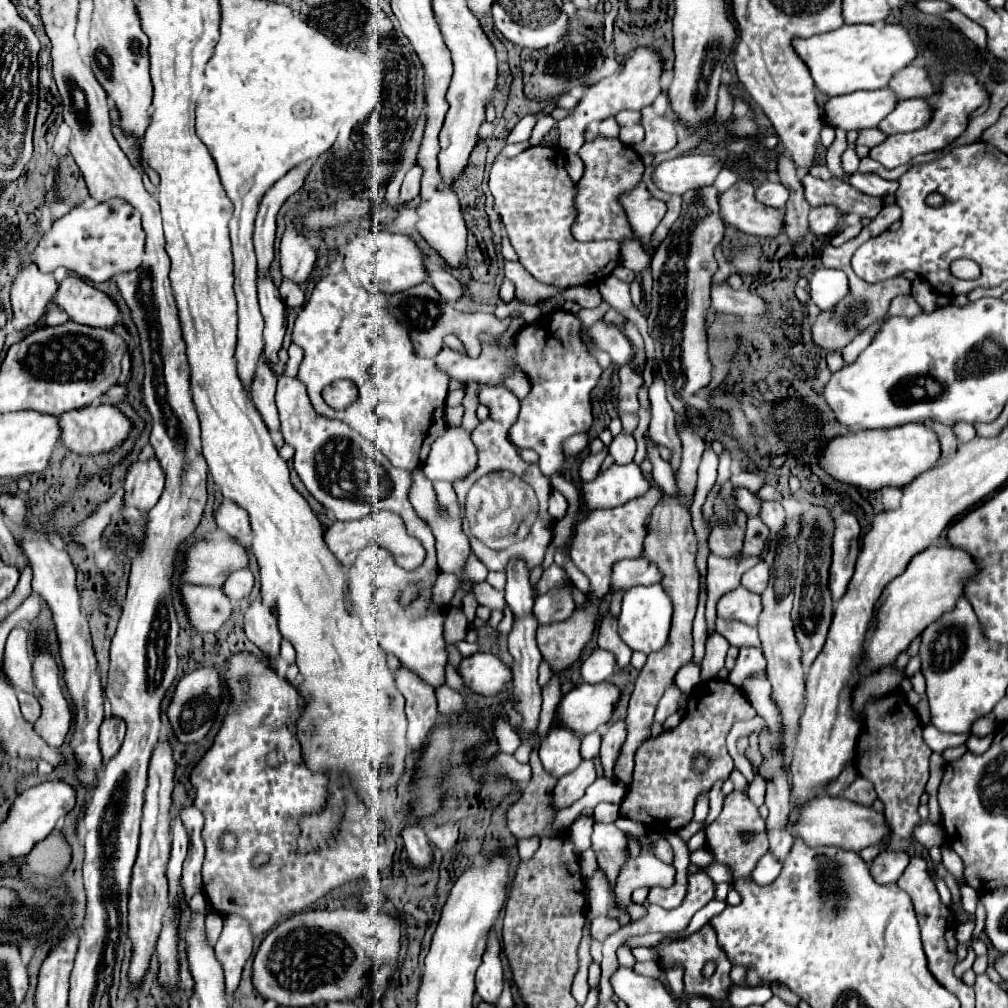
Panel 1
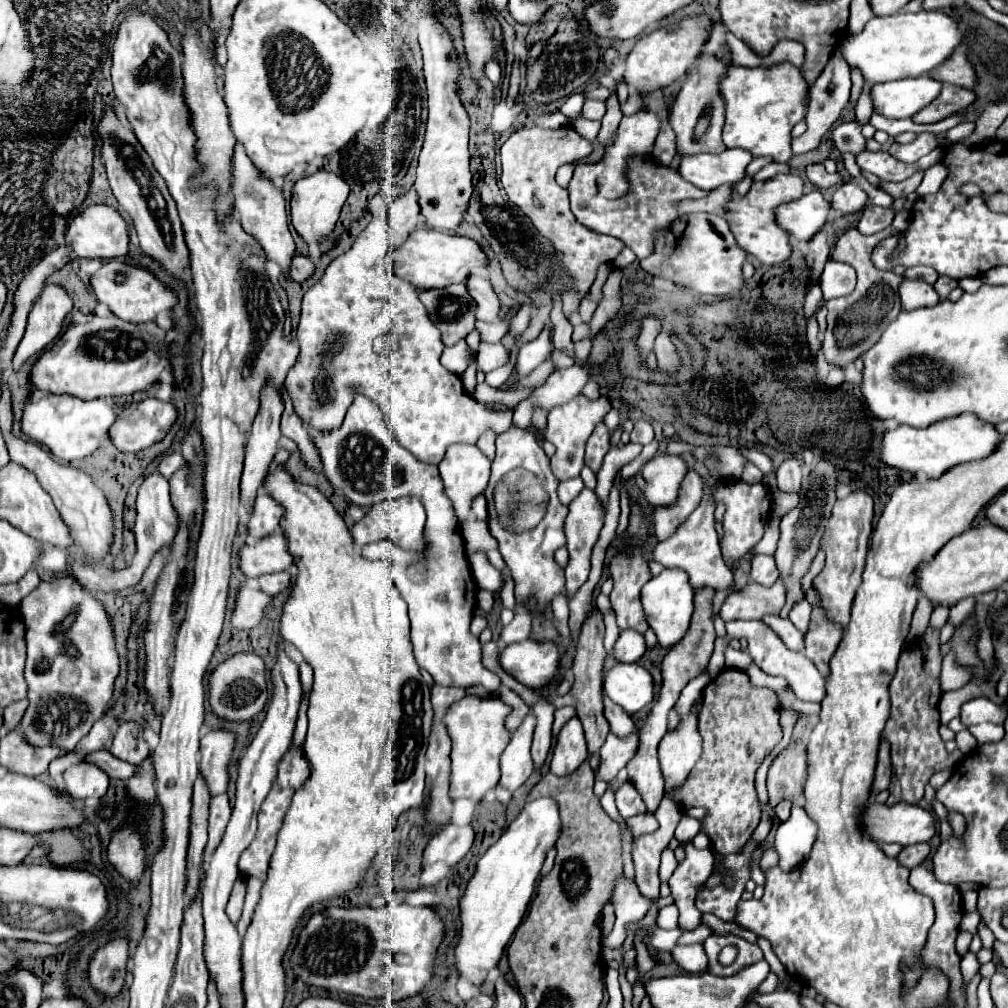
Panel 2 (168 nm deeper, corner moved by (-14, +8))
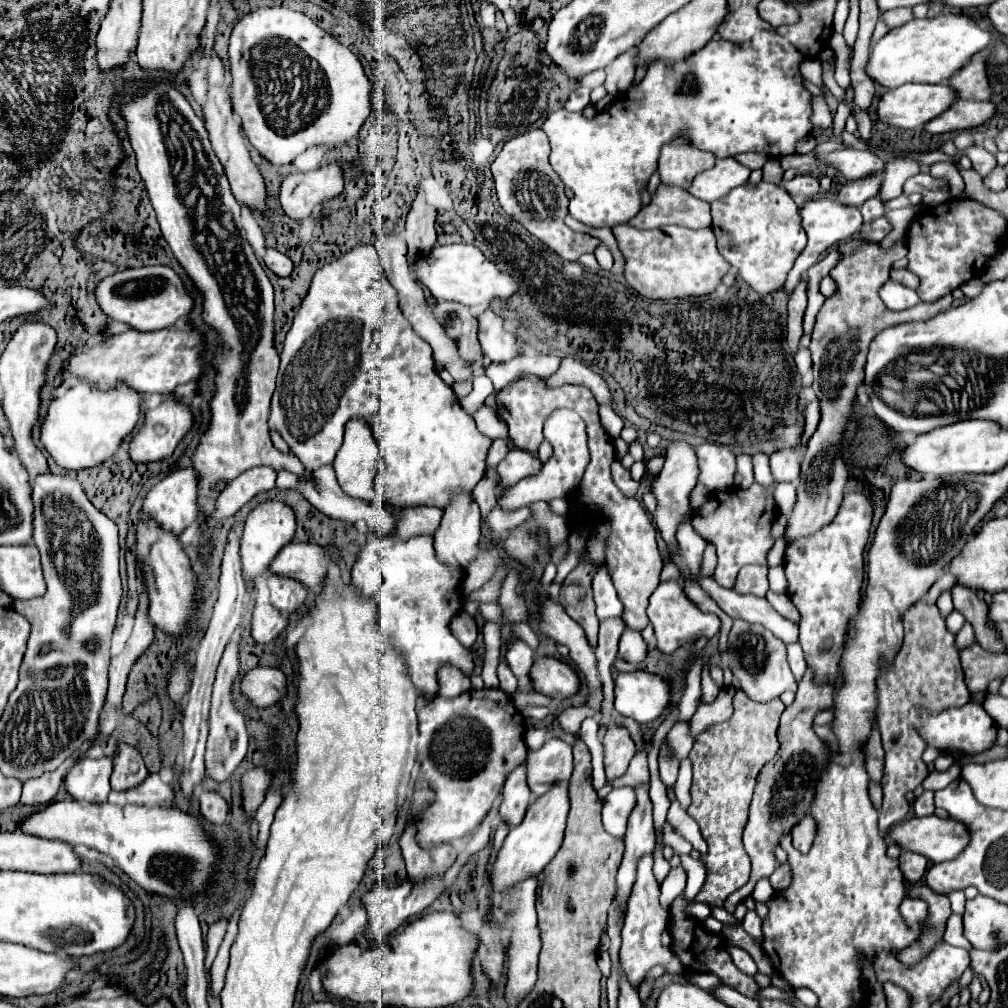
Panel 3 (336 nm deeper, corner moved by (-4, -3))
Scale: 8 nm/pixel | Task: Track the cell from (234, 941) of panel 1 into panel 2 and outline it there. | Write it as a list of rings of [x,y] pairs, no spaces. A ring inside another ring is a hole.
[[[249,877],[243,915],[241,915],[239,923],[237,923],[237,931],[239,931],[239,935],[241,935],[241,937],[245,935],[245,929],[247,929],[247,927],[249,927],[249,923],[251,923],[251,917],[253,917],[255,905],[259,903],[259,889],[261,889],[261,885],[263,885],[263,883],[259,883],[259,879],[257,879],[257,877]]]

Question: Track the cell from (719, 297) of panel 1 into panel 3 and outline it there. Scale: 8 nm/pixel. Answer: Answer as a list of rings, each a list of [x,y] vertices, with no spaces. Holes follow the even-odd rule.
[[[617,224],[613,226],[613,234],[617,238],[619,250],[625,256],[625,280],[629,282],[631,288],[635,288],[641,296],[649,300],[673,300],[673,298],[681,300],[691,296],[709,296],[711,292],[715,292],[715,288],[721,284],[723,276],[731,268],[731,264],[717,252],[711,228],[691,230],[683,226],[665,226],[655,230],[635,230],[627,224]]]

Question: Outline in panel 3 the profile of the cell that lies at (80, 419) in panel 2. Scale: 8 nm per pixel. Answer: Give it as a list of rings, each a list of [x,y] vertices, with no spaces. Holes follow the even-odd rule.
[[[87,384],[73,386],[63,398],[51,400],[43,426],[41,444],[51,454],[51,458],[65,470],[85,470],[111,458],[121,440],[131,434],[141,416],[143,398],[131,392],[123,384],[113,392],[93,392]]]

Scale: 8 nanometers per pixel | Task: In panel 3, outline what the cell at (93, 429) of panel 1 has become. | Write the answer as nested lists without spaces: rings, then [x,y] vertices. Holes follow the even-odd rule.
[[[165,400],[145,412],[143,428],[129,440],[129,456],[135,464],[161,460],[177,448],[181,436],[191,428],[191,412],[185,404]]]

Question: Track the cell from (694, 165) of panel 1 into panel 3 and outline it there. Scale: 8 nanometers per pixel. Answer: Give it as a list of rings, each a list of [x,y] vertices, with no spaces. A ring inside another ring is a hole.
[[[723,158],[723,160],[717,160],[717,164],[711,170],[697,174],[693,178],[693,182],[689,184],[689,192],[695,198],[713,202],[713,200],[725,196],[729,190],[745,184],[749,174],[751,174],[751,170],[743,164],[739,164],[735,158]]]

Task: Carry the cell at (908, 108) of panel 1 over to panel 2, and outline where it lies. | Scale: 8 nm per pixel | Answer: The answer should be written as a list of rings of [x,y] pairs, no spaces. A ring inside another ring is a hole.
[[[945,83],[941,95],[931,105],[923,107],[913,117],[913,121],[915,123],[937,123],[937,121],[941,121],[945,117],[951,117],[955,113],[965,111],[969,105],[975,103],[975,99],[977,99],[977,95],[971,89],[955,87],[955,85]]]

